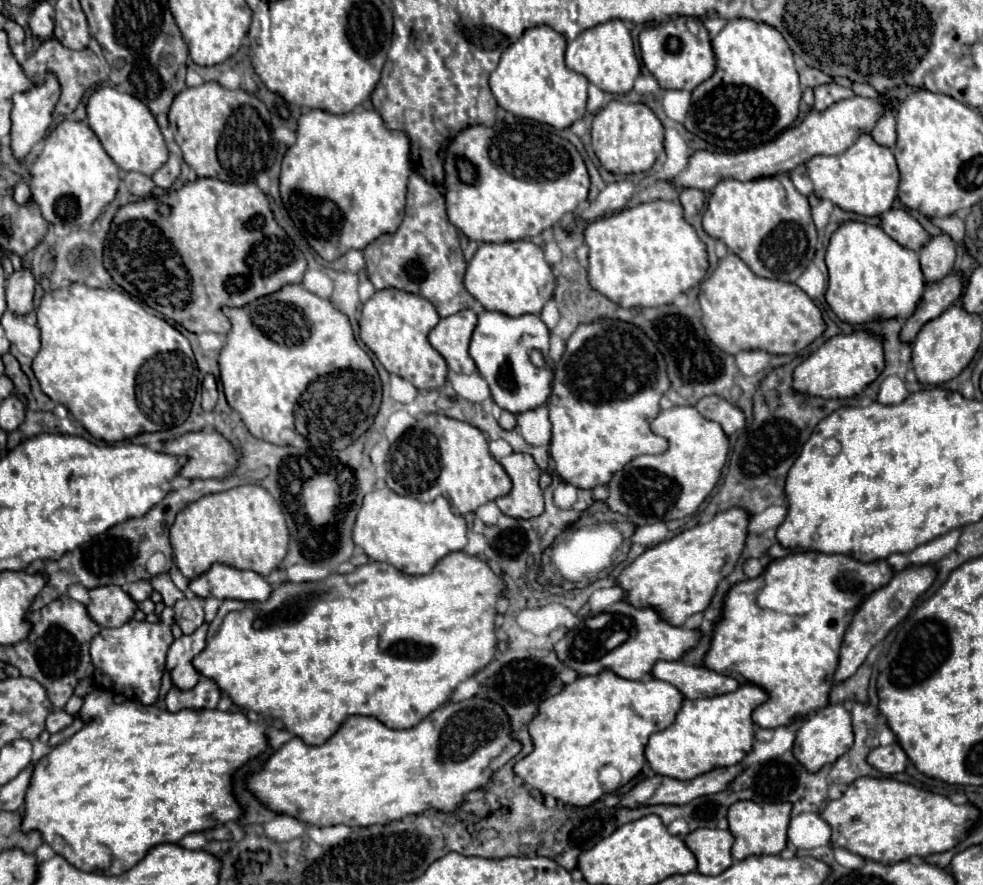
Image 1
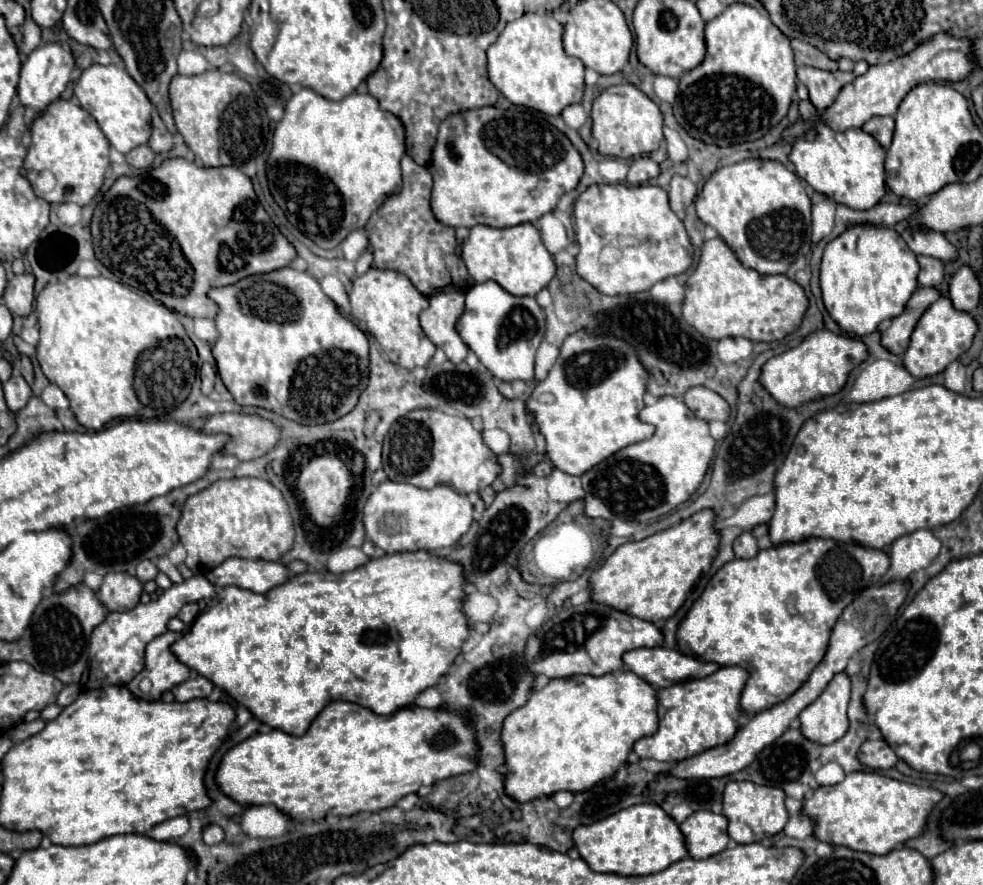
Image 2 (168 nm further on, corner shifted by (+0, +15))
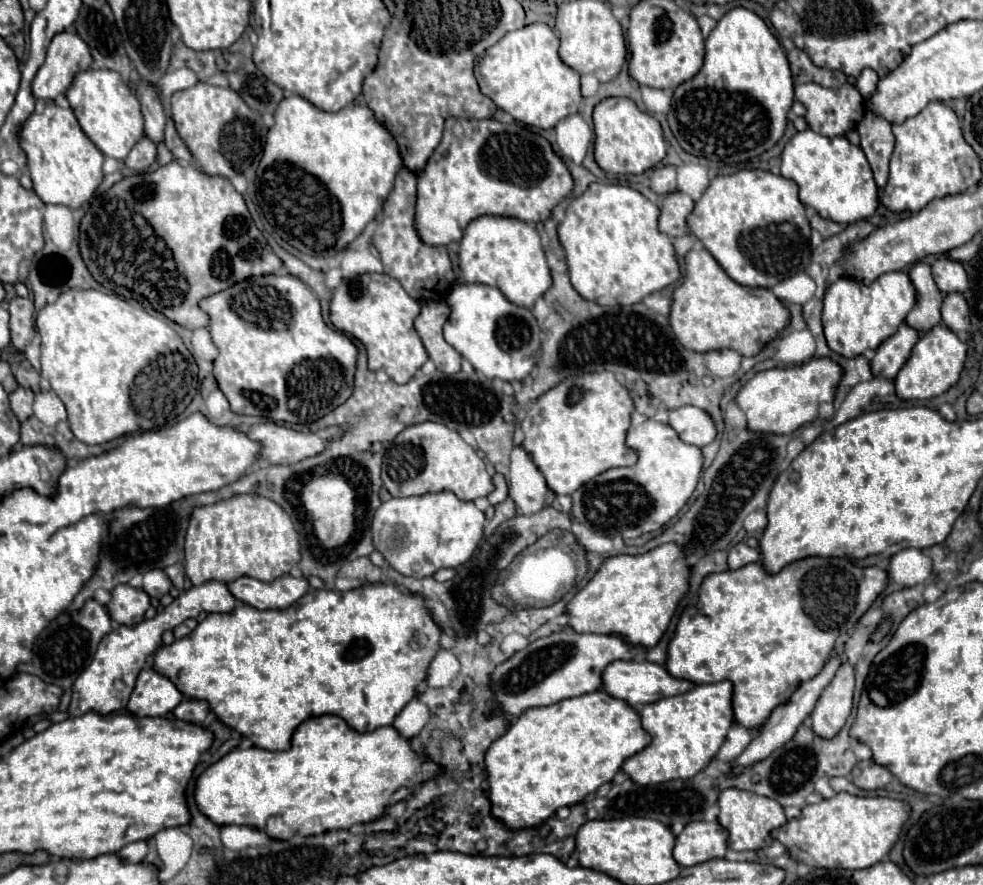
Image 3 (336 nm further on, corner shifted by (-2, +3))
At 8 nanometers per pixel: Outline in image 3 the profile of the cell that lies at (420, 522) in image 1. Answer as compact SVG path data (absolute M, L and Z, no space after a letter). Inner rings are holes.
M442 491L382 503L372 519L372 535L374 547L392 569L410 577L426 577L442 567L466 563L482 539L482 523L484 513L472 501L460 501L454 493Z

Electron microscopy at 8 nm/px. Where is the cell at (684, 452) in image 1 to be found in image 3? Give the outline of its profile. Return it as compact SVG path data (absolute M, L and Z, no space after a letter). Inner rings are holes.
M646 419L644 423L630 427L626 445L638 451L636 465L608 469L608 471L600 473L598 477L594 477L592 481L588 481L586 485L582 485L578 491L574 491L572 493L572 501L574 501L572 515L590 529L604 531L604 533L616 533L624 539L636 539L644 533L658 531L660 527L664 527L670 519L674 519L678 515L678 511L686 505L686 501L690 499L690 495L694 493L694 489L698 485L704 455L702 455L700 447L684 443L668 423L660 423L654 419Z

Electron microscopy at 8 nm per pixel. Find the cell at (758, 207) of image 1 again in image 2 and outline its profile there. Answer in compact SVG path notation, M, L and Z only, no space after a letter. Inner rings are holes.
M746 159L714 171L694 205L700 221L718 231L740 263L762 275L786 273L798 257L812 249L812 203L800 177L780 161Z

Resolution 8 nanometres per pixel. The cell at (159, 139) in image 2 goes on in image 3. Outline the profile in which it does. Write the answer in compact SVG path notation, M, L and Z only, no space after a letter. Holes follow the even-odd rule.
M138 85L142 95L140 95L140 103L142 103L142 115L144 115L144 131L146 137L158 145L164 141L164 123L166 123L166 115L164 115L164 107L158 99L158 89L152 85Z

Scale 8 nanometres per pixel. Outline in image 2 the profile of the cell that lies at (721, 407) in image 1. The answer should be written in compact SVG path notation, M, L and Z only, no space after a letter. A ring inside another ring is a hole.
M706 387L688 389L684 395L684 403L688 405L688 409L692 409L694 417L700 417L706 423L726 421L728 413L730 413L728 403L718 393L714 393L712 389L706 389Z

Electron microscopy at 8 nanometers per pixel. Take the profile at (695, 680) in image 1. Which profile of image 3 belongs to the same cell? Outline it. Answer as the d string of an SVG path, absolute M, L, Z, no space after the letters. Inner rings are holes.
M640 659L640 661L614 661L606 667L604 675L602 675L602 689L608 691L612 697L618 697L618 699L624 699L628 701L632 707L642 707L646 703L654 703L662 697L672 697L672 695L678 695L678 693L686 693L690 689L694 689L694 683L692 681L686 681L686 679L676 679L672 677L666 667L658 665L658 663L650 663L646 659Z

